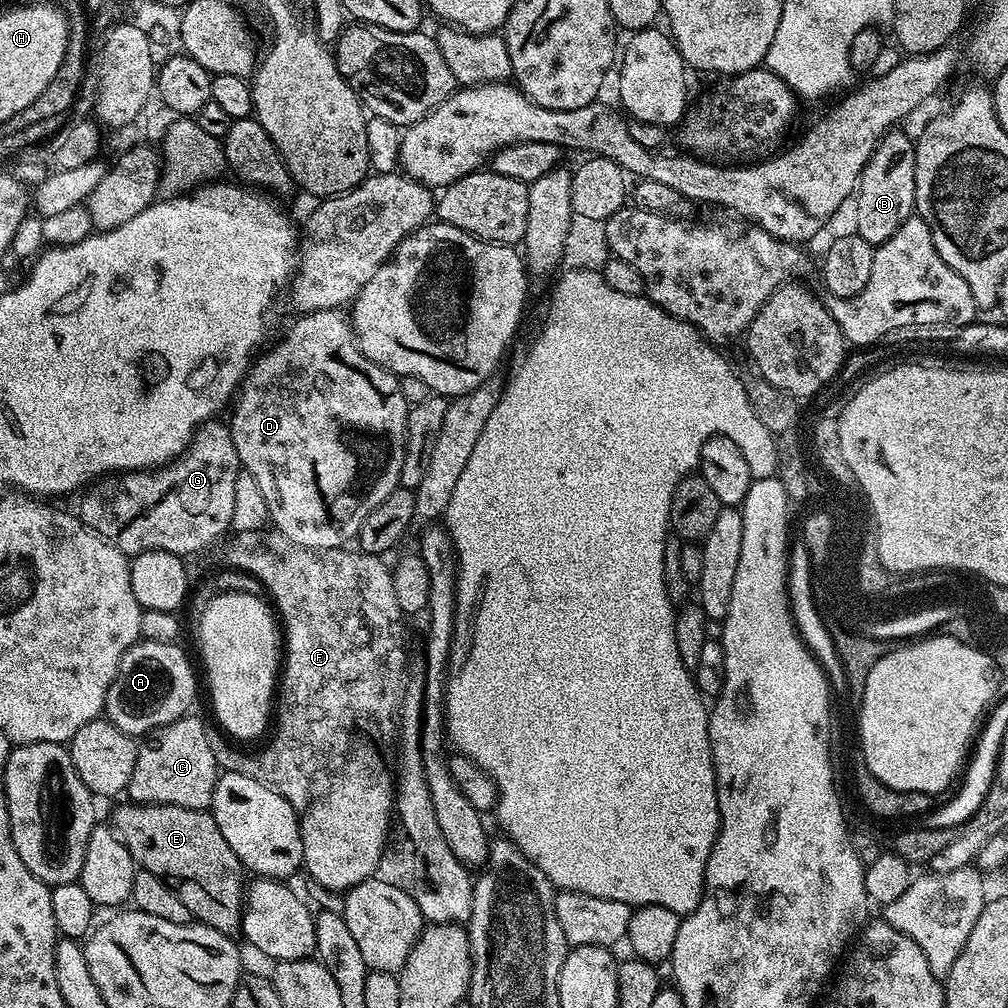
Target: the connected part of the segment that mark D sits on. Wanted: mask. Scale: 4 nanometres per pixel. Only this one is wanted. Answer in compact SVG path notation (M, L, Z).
M344 308L314 310L297 315L297 317L297 320L289 326L288 333L265 356L260 354L255 357L252 367L244 377L238 399L231 409L233 412L230 427L234 438L234 450L238 450L241 469L249 472L254 478L254 482L258 482L259 488L262 489L262 495L266 497L268 515L275 531L286 534L286 538L290 538L290 542L294 542L298 546L343 548L359 537L362 522L366 522L366 514L370 514L370 510L374 510L374 506L378 506L378 502L382 502L382 498L386 498L400 487L404 445L408 442L410 405L406 402L406 398L402 398L400 377L382 366L370 362L370 358L366 358L366 354L362 354L362 350L356 342L356 333L352 331L349 313Z

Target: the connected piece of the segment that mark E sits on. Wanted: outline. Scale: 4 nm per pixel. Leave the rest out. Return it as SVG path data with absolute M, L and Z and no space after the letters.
M124 802L116 812L114 831L143 871L178 886L182 903L190 910L193 921L209 924L225 934L241 931L245 873L240 859L230 850L226 838L222 838L222 830L218 830L211 811Z

